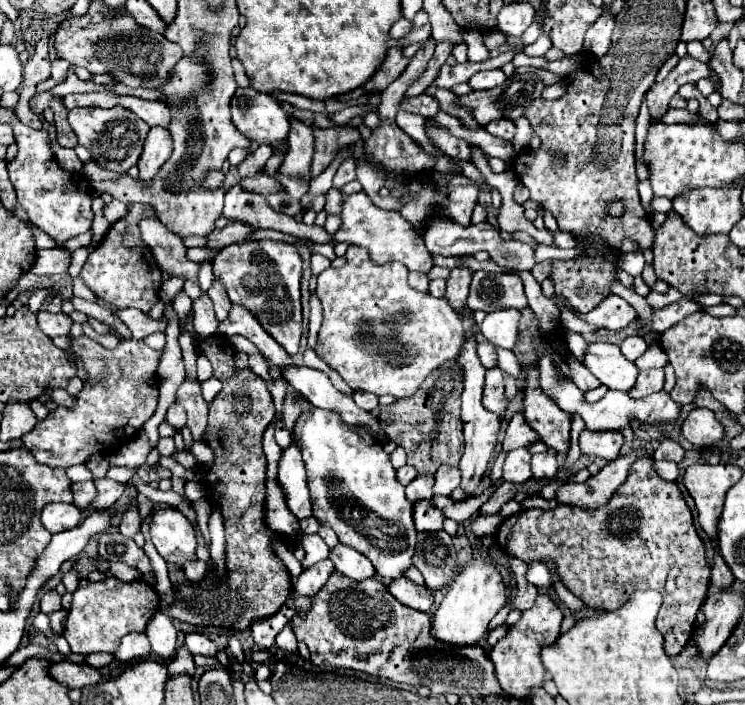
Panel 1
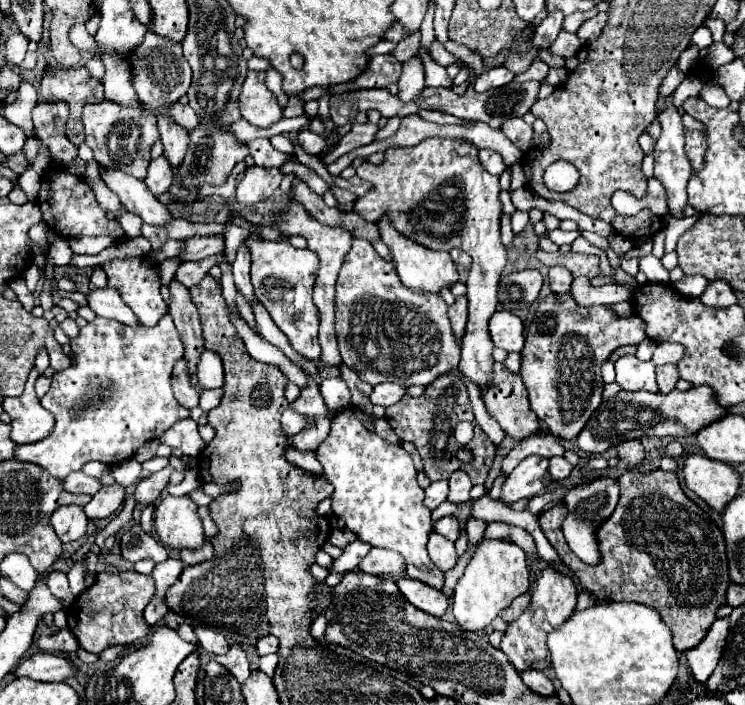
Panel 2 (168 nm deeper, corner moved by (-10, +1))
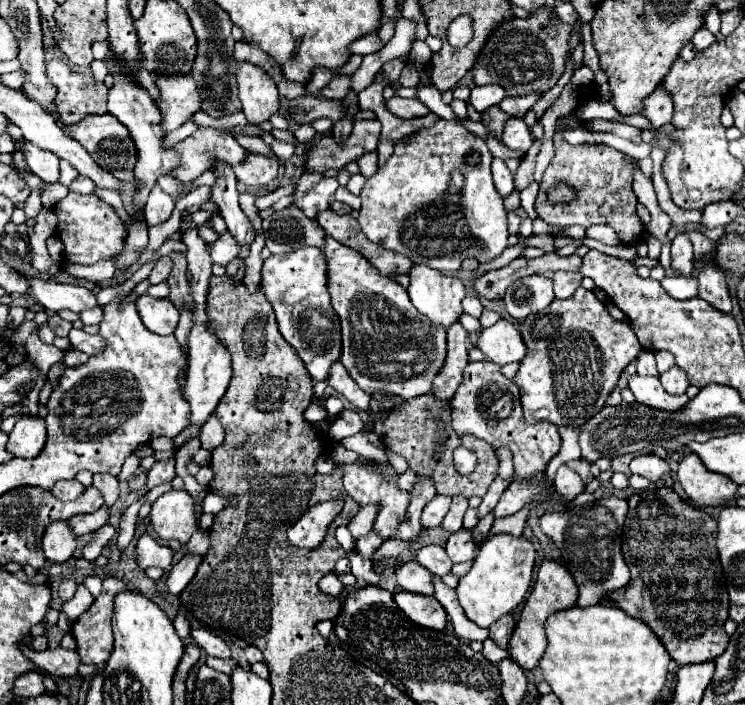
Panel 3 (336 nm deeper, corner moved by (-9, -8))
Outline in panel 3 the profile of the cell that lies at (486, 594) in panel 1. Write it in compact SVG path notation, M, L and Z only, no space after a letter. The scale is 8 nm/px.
M497 534L483 542L479 554L463 578L459 578L457 598L465 612L465 616L481 628L489 628L495 620L503 614L513 612L529 592L533 580L533 566L535 566L535 548L533 544L521 536L513 538L509 534Z

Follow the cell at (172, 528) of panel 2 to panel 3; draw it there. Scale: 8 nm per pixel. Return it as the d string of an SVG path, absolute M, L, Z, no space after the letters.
M171 490L163 494L151 508L151 524L161 540L189 542L197 530L197 516L193 512L193 498L185 490Z

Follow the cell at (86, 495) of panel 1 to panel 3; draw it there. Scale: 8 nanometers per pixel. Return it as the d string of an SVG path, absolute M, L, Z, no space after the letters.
M75 478L73 480L61 480L51 488L51 494L59 500L77 500L85 492L85 486L79 484Z

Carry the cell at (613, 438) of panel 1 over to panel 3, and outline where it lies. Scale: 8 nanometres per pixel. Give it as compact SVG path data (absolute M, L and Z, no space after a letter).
M647 454L647 456L637 456L631 460L629 464L631 474L639 474L649 478L651 482L665 478L665 486L673 486L673 476L671 476L671 468L667 466L665 460L661 460L659 456Z

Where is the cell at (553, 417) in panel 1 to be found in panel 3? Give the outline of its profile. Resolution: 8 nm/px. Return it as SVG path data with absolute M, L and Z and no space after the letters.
M577 288L571 298L555 298L545 310L527 316L519 324L519 330L527 346L527 356L521 360L521 368L515 374L513 382L521 390L521 406L527 424L547 420L555 426L583 426L587 418L595 416L605 406L607 396L617 386L621 370L643 350L633 328L625 322L615 320L609 314L607 306L601 300L597 300L597 296L591 290L585 288Z

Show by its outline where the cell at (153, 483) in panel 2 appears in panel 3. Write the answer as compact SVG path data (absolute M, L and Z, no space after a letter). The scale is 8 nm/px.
M167 460L167 462L157 462L147 476L147 490L153 490L159 484L171 482L175 478L175 460Z

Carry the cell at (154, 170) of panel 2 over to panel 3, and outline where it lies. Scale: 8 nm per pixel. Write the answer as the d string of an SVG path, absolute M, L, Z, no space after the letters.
M155 184L153 190L149 192L149 198L147 198L147 204L145 204L145 222L149 226L161 224L171 216L173 208L175 208L175 200L169 194L165 194L159 188L159 184Z

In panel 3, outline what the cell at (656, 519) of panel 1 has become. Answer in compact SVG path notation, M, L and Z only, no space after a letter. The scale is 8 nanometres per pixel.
M671 486L633 494L627 498L627 502L629 502L629 512L623 530L621 552L625 564L631 570L631 580L627 586L609 592L607 598L615 606L643 620L651 630L655 630L657 638L663 642L669 656L679 666L715 660L725 652L729 640L723 628L729 610L729 594L725 588L725 580L721 576L723 570L715 544L717 522L707 512L681 500L681 496Z

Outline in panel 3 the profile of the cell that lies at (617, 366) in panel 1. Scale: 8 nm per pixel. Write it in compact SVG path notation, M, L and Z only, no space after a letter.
M635 374L629 378L629 390L633 392L637 402L657 408L657 410L679 410L689 400L685 394L681 394L681 396L667 394L657 376Z

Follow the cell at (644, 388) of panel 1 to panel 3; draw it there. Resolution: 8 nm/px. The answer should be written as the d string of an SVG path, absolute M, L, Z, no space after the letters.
M679 366L669 368L669 370L667 370L665 374L661 374L659 378L661 378L663 388L665 388L669 394L683 394L685 388L689 386L687 376L685 376L685 372L683 372Z

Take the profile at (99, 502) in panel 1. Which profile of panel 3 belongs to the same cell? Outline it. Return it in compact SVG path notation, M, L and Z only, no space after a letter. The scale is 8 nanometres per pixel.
M103 504L99 508L99 512L91 512L91 514L79 514L79 516L73 516L69 520L73 532L77 536L83 536L87 532L95 532L99 530L101 526L105 526L109 522L109 514L111 514L111 508L107 504Z

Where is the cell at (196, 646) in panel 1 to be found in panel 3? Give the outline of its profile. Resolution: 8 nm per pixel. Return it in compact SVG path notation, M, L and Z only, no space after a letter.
M203 628L191 630L191 636L197 642L197 646L203 648L209 656L215 656L215 658L231 658L229 646L219 636L215 636L215 634L211 634L211 632L203 630Z

